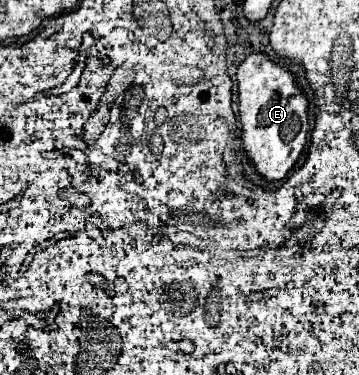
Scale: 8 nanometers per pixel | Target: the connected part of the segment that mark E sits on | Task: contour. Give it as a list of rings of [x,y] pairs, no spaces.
[[[267,54],[247,56],[237,70],[241,140],[255,172],[269,182],[279,182],[297,162],[307,140],[307,98],[297,78],[283,66],[271,62]]]

